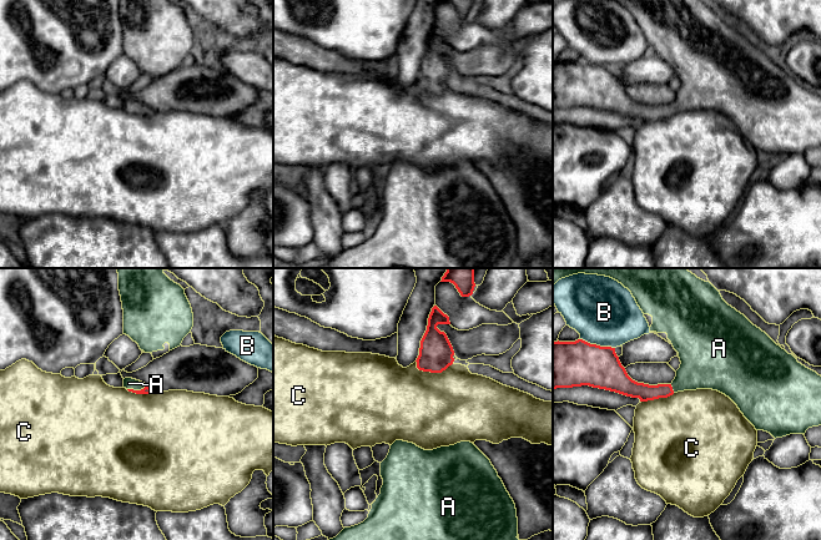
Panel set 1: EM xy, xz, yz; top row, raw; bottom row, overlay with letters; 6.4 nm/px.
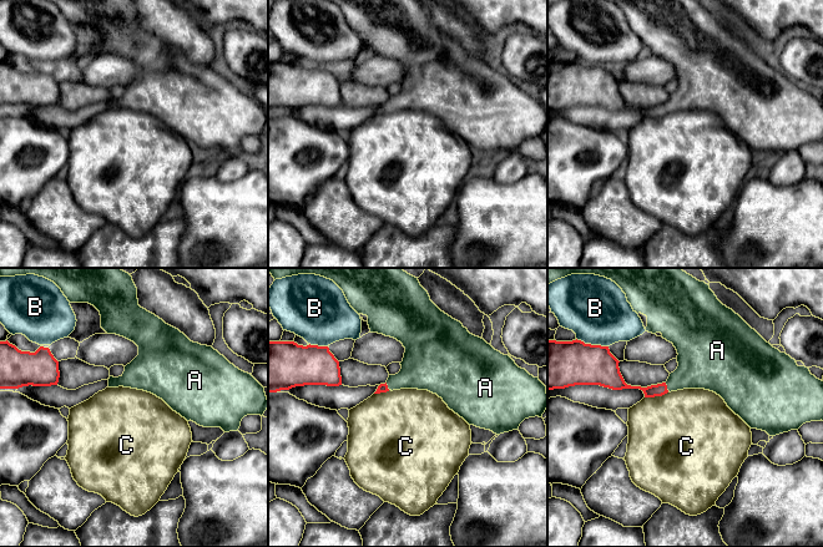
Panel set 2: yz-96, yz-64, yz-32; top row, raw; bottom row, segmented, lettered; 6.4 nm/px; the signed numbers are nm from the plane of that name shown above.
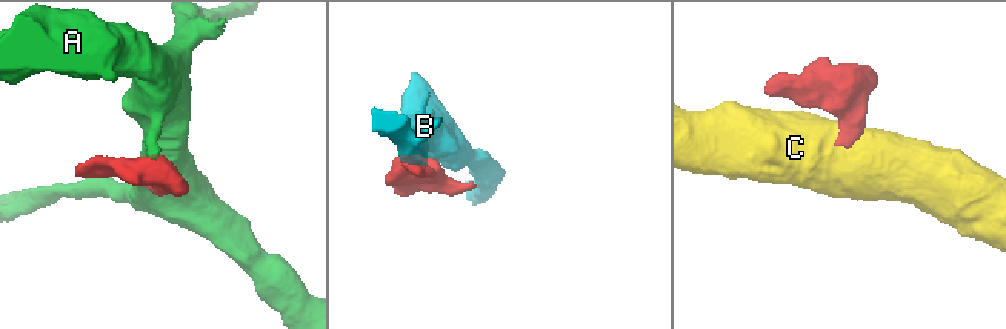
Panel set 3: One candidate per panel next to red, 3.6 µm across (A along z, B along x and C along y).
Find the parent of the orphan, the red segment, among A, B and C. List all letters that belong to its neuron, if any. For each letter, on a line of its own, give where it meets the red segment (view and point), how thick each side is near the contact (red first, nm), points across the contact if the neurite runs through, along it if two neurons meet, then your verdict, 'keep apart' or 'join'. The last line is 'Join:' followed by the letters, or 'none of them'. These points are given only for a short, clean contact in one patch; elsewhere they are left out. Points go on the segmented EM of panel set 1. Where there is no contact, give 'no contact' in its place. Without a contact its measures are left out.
A: xy (136, 390) | 50/80 nm | across xy (146, 390), (136, 390), (129, 383) | join
B: yz (598, 346) | 300/420 nm | along yz (580, 338), (590, 343), (614, 348) | keep apart
C: xz (434, 372) | 220/480 nm | along xz (453, 363), (441, 372), (423, 372), (416, 367) | keep apart
Join: A

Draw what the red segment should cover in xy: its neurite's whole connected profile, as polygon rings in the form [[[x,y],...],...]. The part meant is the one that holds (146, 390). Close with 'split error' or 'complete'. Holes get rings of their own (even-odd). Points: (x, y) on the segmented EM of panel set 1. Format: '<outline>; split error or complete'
[[[125,378],[124,379],[124,388],[126,388],[129,392],[136,393],[136,394],[151,394],[153,393],[153,389],[145,385],[145,383],[132,379],[132,378]]]; split error

